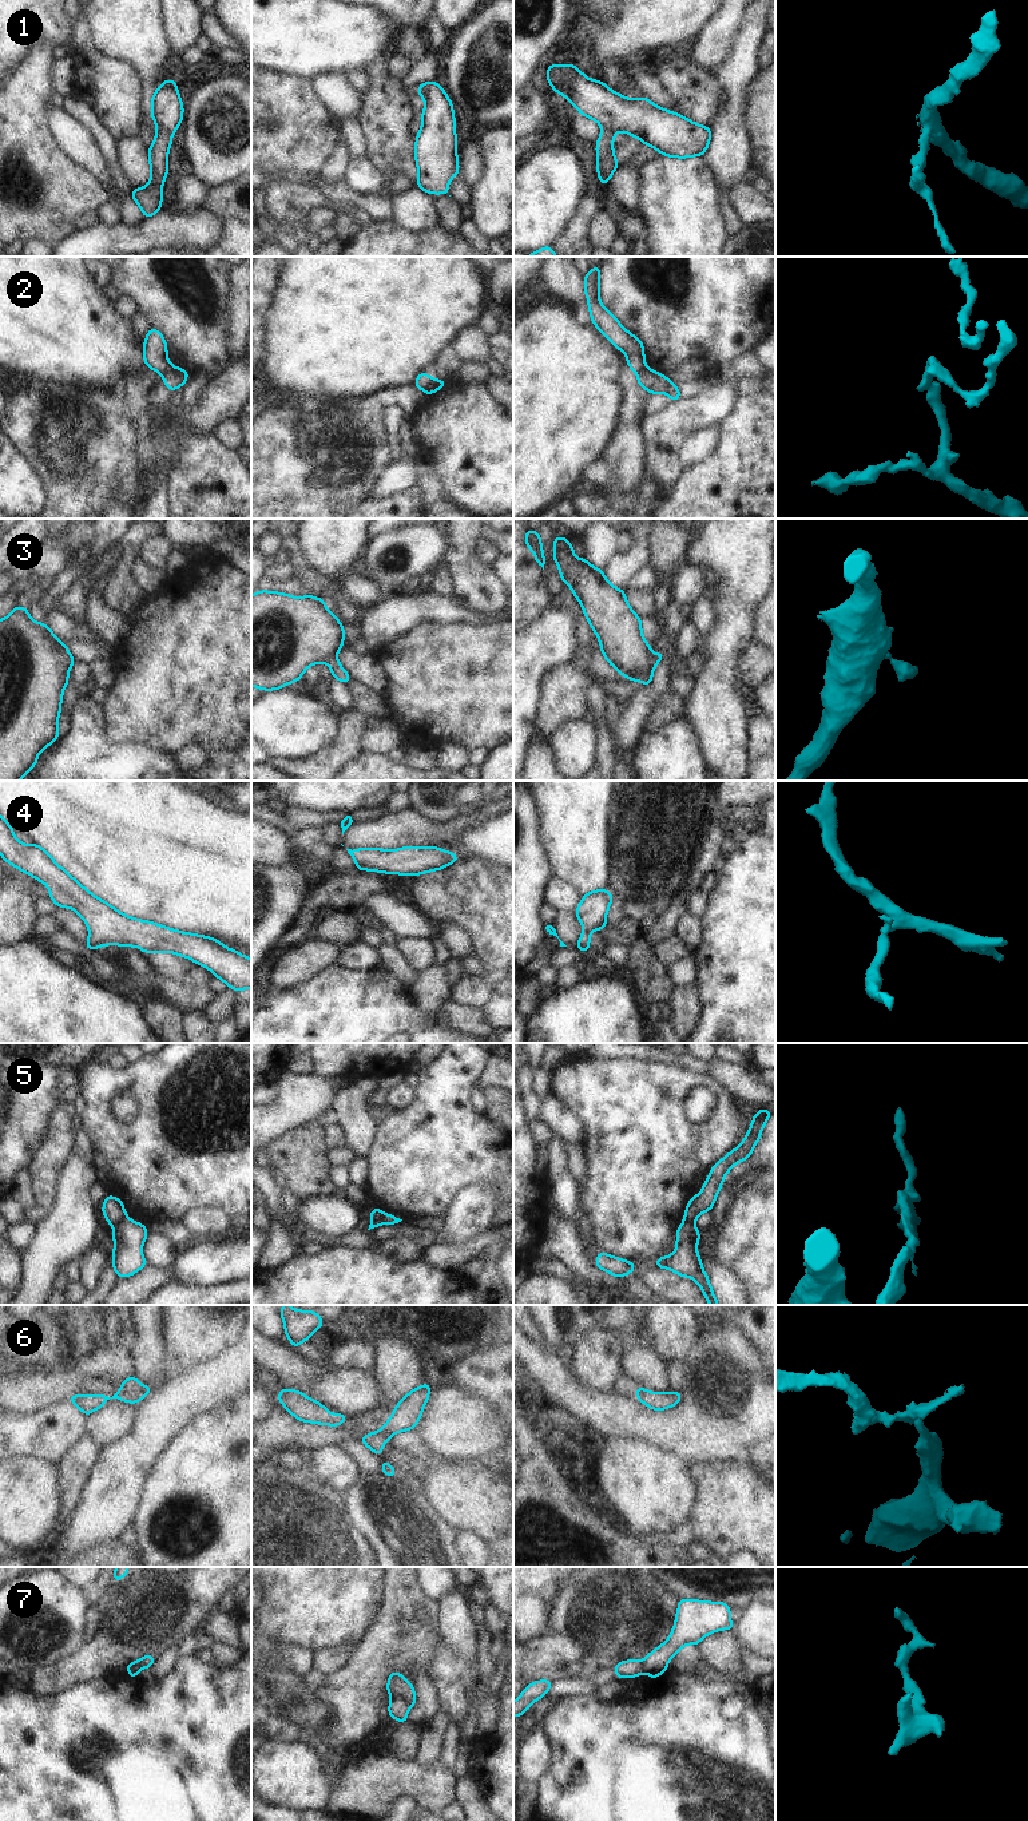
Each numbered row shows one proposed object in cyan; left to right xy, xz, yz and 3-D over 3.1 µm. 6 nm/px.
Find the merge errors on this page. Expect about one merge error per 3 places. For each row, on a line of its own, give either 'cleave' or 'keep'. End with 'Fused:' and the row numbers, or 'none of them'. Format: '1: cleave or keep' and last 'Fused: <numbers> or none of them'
1: cleave
2: cleave
3: keep
4: keep
5: cleave
6: cleave
7: cleave
Fused: 1, 2, 5, 6, 7

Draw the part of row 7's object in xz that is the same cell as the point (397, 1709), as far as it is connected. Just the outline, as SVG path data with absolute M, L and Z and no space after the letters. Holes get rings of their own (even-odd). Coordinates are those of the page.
M394 1697L388 1706L388 1711L392 1719L397 1719L398 1722L409 1722L406 1717L409 1706L402 1698Z

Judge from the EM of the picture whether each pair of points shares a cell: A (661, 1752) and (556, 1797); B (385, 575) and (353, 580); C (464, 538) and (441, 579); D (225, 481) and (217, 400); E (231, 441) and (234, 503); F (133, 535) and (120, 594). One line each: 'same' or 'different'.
A: same
B: different
C: different
D: different
E: different
F: same

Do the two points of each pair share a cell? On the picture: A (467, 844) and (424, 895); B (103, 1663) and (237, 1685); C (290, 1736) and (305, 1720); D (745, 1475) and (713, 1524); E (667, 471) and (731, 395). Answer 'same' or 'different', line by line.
A: different
B: different
C: different
D: same
E: same

